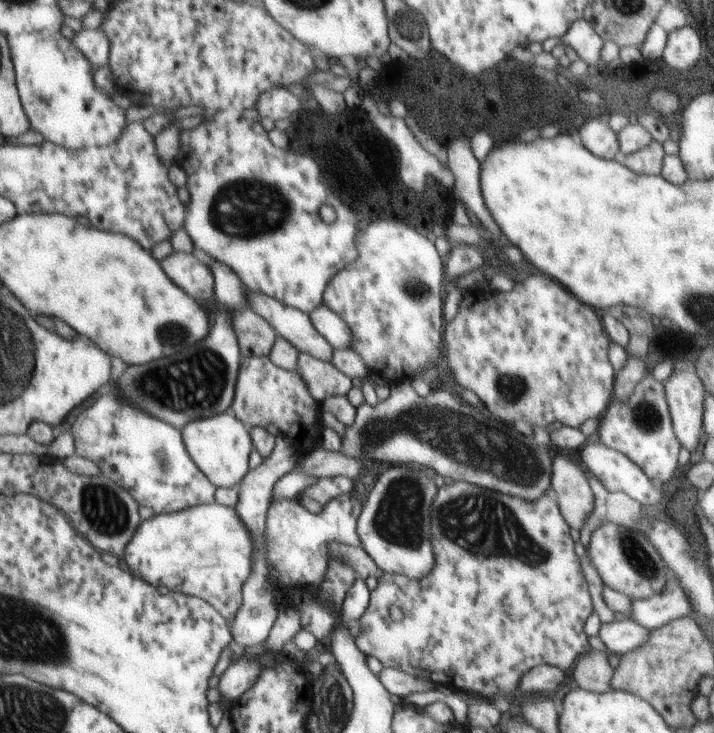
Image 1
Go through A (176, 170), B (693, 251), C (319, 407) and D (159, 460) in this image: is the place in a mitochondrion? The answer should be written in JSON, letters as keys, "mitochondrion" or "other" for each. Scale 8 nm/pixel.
{"A":"other","B":"other","C":"other","D":"mitochondrion"}

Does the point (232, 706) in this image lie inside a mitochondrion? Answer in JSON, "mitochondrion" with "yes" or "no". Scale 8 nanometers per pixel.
{"mitochondrion":"no"}

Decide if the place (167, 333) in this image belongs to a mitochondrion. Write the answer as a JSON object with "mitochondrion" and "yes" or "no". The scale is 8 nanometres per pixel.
{"mitochondrion":"yes"}

